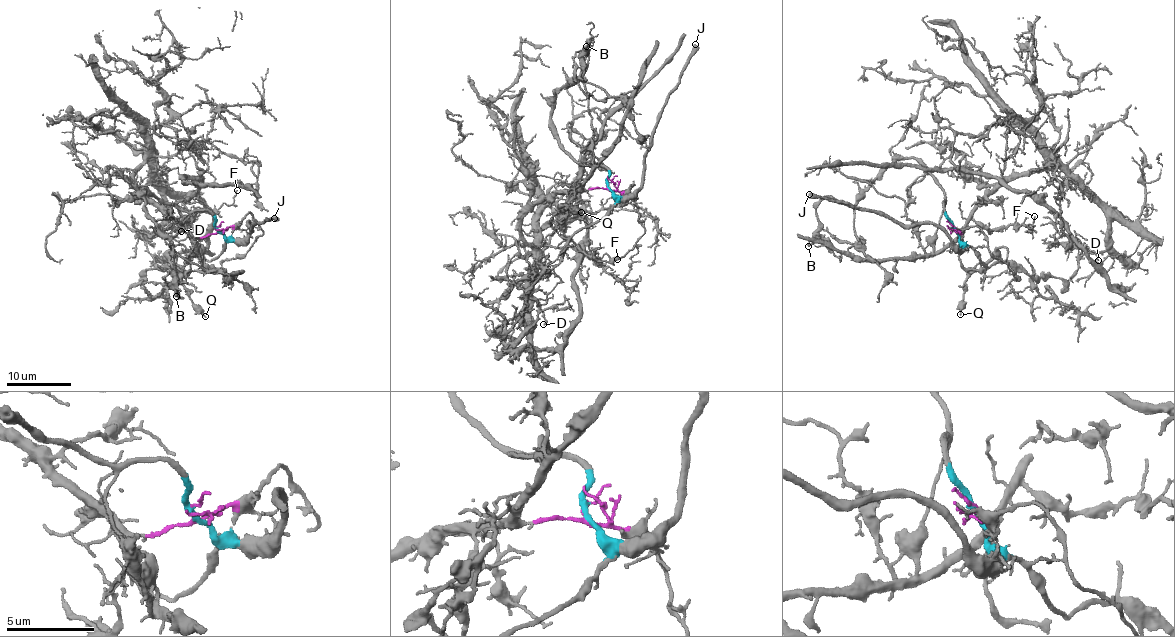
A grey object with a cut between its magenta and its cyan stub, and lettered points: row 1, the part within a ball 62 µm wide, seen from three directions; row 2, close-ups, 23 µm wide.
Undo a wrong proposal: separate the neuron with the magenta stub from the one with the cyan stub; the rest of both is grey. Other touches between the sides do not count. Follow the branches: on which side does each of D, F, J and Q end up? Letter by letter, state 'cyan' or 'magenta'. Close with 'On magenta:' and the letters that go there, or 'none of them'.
D: magenta
F: magenta
J: cyan
Q: cyan
On magenta: D, F

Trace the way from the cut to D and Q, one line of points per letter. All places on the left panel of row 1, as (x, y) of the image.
D: (217, 229), (190, 237), (150, 203), (134, 179), (149, 154), (166, 220), (181, 232)
Q: (218, 229), (228, 240), (209, 261), (179, 244), (171, 251), (170, 261), (187, 294), (206, 317)

